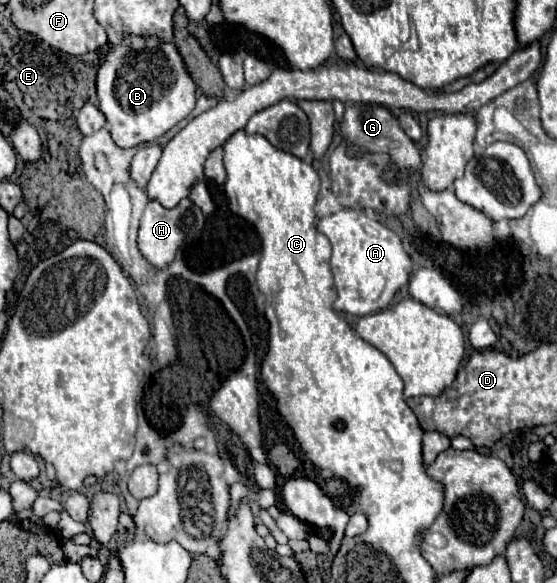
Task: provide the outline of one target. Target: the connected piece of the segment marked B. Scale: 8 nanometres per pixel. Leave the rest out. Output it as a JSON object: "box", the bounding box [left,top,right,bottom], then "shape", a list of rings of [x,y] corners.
{"box":[97,36,195,148],"shape":[[[129,36],[119,46],[111,46],[97,72],[99,110],[107,118],[113,142],[119,148],[133,148],[155,142],[195,108],[195,82],[187,76],[175,44],[155,40],[155,36]]]}

